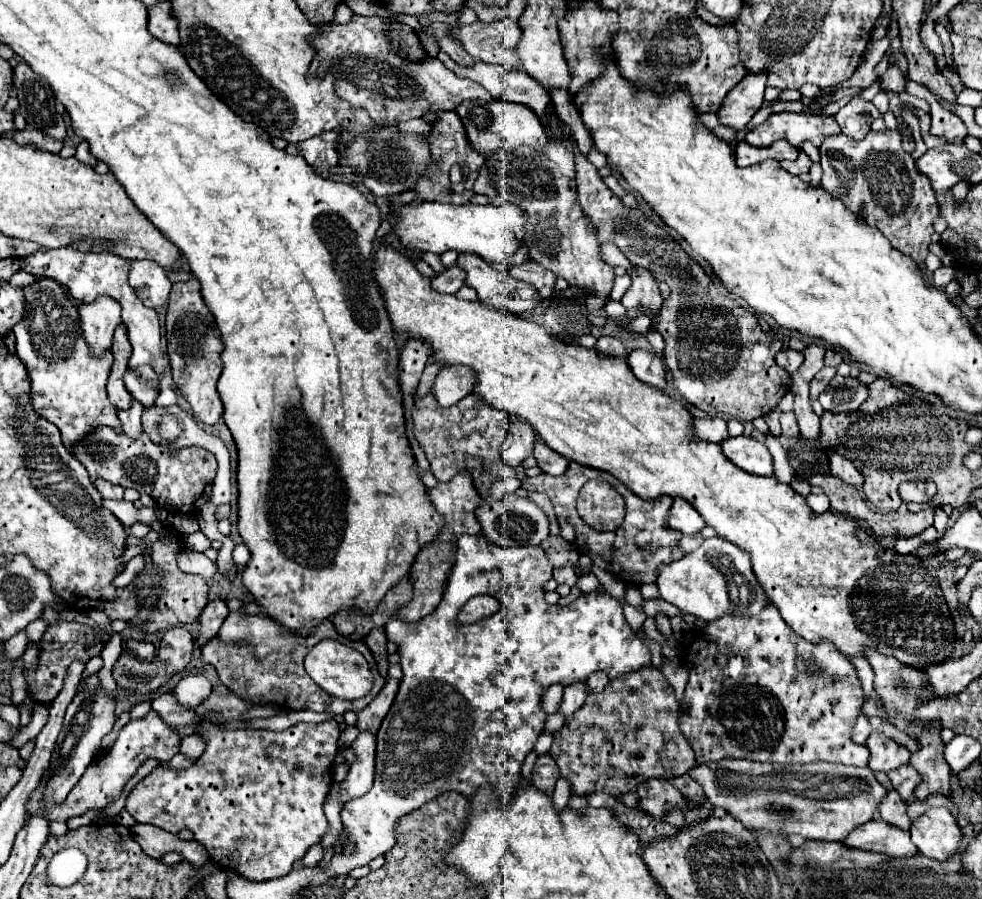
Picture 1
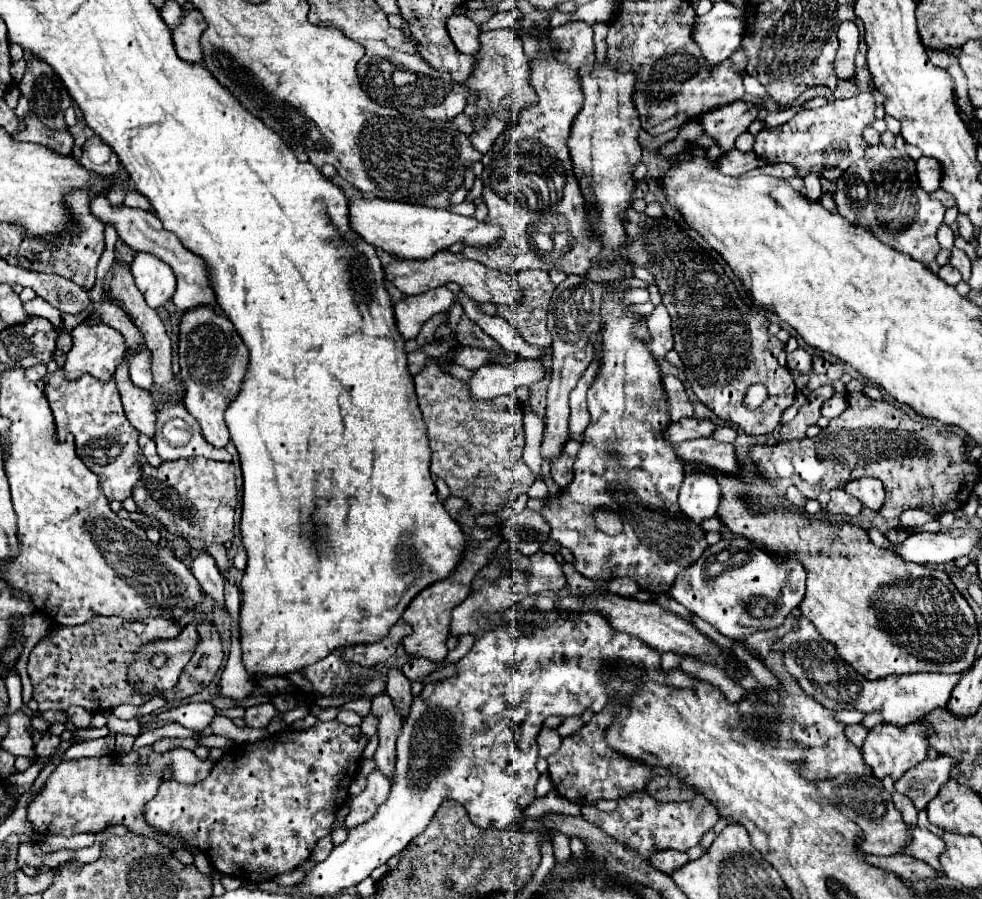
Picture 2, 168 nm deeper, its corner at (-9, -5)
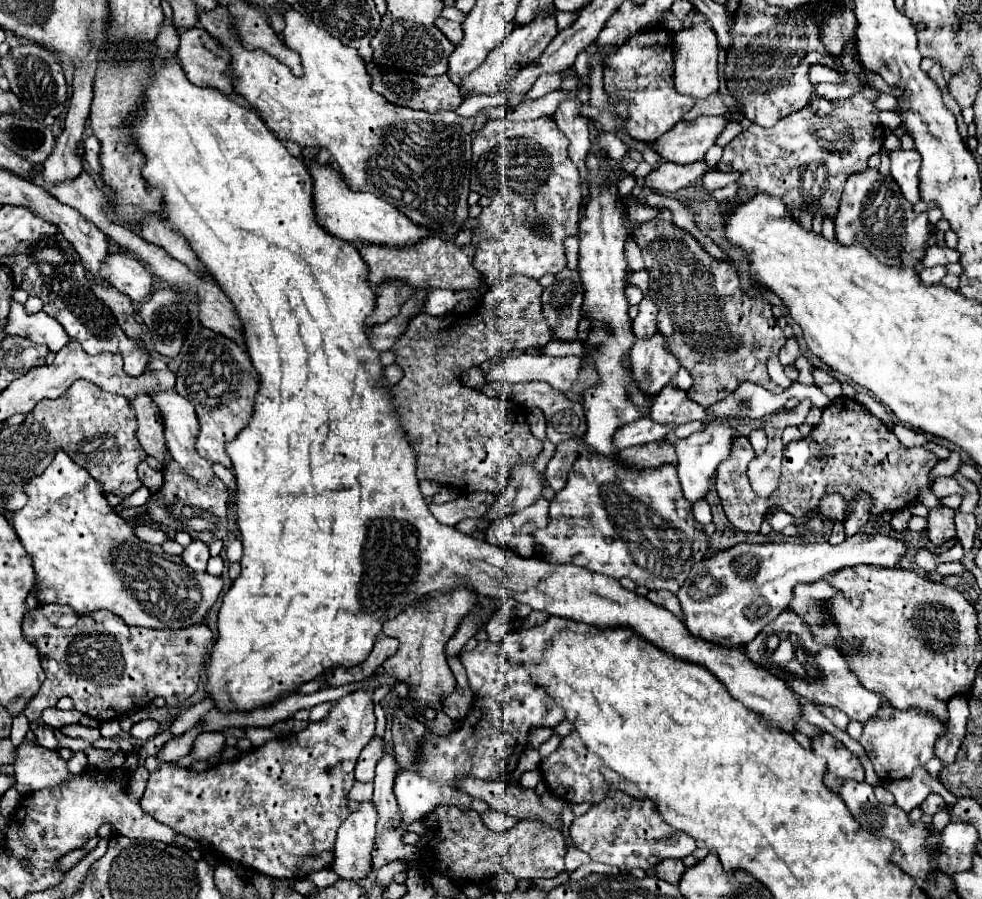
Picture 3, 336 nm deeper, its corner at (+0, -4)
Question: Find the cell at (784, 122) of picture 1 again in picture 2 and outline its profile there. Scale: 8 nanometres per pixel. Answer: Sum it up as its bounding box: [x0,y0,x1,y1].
[754,92,874,178]

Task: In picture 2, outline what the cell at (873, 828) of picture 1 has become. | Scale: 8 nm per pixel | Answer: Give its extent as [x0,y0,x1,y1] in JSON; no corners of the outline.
[906,828,944,870]

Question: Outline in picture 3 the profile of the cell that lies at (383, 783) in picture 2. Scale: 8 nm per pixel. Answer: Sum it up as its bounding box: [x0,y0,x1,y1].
[333,803,377,879]

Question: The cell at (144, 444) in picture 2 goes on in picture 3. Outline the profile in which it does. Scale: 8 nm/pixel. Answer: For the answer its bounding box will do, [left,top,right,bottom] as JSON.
[139,461,163,491]

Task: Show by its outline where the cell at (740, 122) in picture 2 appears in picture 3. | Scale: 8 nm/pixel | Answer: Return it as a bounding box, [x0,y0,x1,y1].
[653,117,727,165]

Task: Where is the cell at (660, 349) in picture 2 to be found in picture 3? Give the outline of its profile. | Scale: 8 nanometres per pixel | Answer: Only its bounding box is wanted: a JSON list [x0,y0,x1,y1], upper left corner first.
[631,333,679,397]

